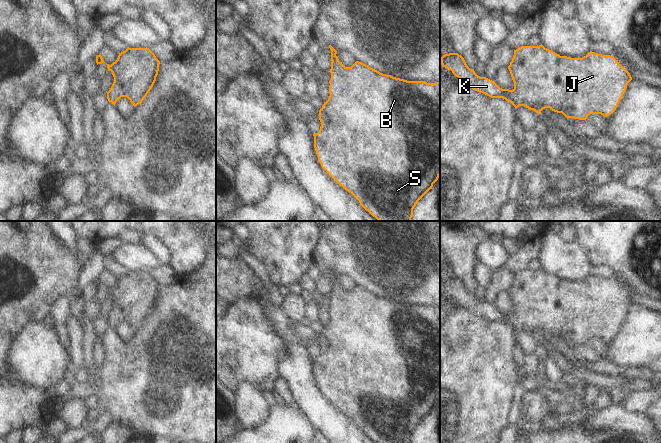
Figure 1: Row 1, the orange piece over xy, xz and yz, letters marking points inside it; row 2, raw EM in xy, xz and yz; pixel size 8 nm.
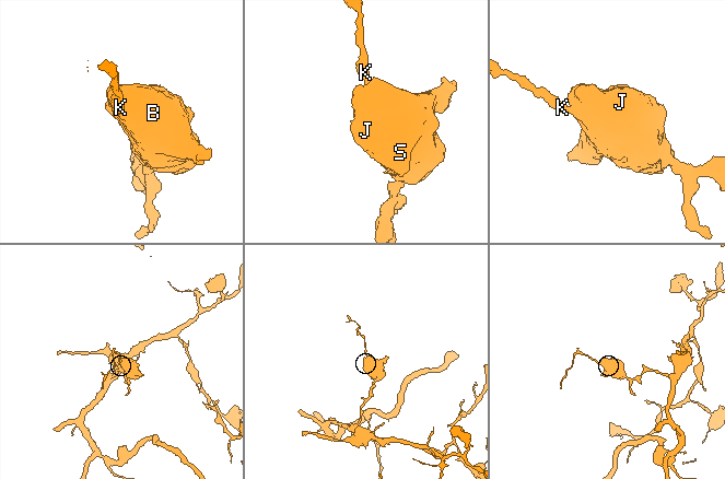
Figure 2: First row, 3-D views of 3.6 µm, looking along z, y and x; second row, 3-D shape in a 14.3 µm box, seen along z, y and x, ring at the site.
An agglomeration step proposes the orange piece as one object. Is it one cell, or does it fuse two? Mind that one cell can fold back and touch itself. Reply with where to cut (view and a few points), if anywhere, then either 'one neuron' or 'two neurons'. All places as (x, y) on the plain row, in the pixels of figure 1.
no cut; one neuron

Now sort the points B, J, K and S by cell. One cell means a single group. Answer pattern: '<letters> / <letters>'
B J K S

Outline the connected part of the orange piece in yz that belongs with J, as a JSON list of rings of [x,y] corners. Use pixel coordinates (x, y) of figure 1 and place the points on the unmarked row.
[[[521,270],[514,274],[514,280],[508,293],[514,306],[514,313],[502,313],[495,305],[478,300],[470,293],[464,282],[458,277],[449,277],[441,281],[441,289],[473,314],[491,322],[503,322],[515,332],[524,330],[541,338],[545,332],[562,337],[567,343],[586,344],[590,338],[611,339],[617,332],[628,307],[630,297],[610,279],[590,275],[582,282],[571,282],[539,270]]]

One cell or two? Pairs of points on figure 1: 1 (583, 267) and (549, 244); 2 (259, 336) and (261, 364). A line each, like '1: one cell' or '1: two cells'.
1: one cell
2: one cell

